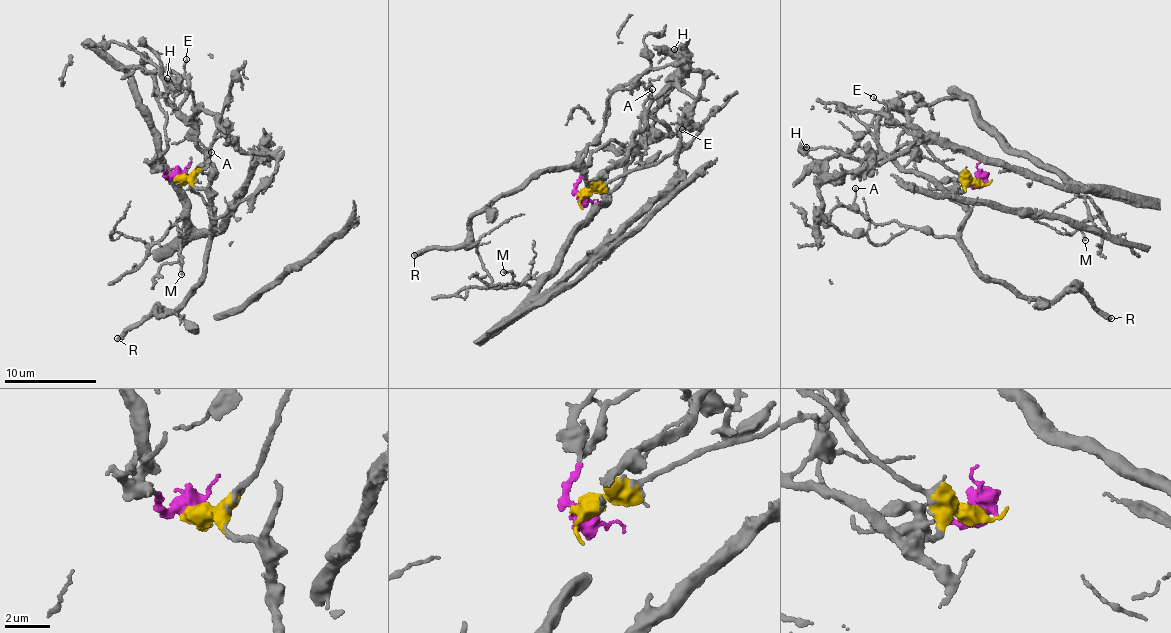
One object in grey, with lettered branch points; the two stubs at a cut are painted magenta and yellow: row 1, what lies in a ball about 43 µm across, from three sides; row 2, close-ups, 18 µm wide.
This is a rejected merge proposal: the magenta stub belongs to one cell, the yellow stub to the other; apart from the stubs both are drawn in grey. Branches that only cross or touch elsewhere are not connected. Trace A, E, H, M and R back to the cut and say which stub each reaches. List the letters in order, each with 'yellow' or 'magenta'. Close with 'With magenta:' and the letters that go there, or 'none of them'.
A: yellow
E: magenta
H: yellow
M: magenta
R: yellow
With magenta: E, M

